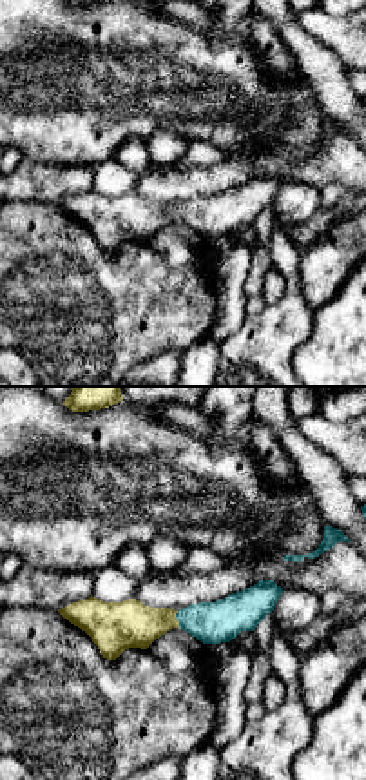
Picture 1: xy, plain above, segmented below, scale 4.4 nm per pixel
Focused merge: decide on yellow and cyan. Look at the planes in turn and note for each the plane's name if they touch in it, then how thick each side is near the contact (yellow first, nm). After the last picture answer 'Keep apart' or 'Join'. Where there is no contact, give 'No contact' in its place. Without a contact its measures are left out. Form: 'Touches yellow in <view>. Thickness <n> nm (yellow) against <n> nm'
Touches yellow in xy. Thickness 220 nm (yellow) against 190 nm

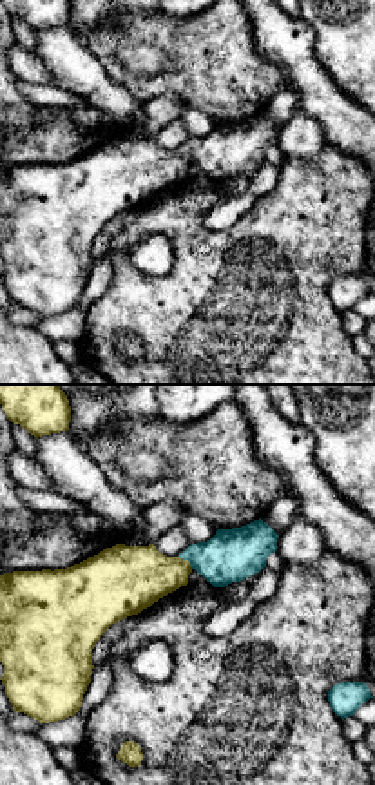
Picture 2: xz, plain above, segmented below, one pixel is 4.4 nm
Touches yellow in xz. Thickness 280 nm (yellow) against 240 nm

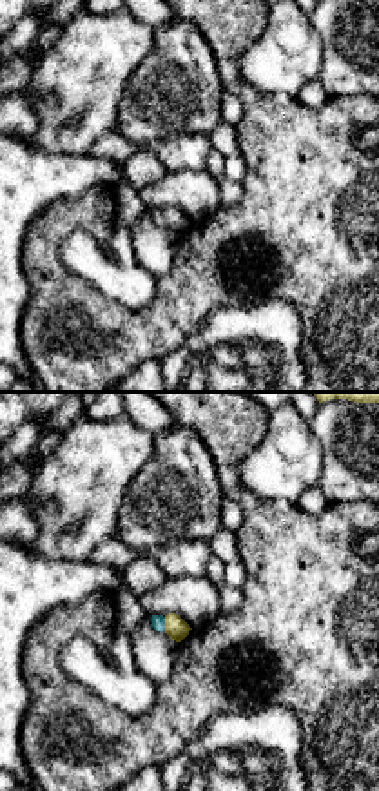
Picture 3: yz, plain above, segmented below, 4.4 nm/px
Touches yellow in yz. Thickness 100 nm (yellow) against 60 nm

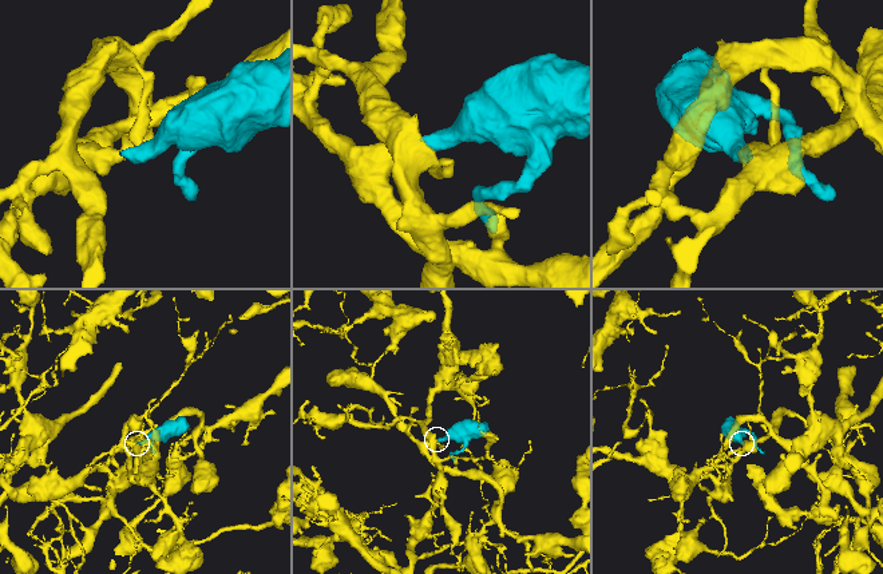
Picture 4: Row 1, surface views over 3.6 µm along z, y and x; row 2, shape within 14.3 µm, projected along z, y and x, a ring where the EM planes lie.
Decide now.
Join

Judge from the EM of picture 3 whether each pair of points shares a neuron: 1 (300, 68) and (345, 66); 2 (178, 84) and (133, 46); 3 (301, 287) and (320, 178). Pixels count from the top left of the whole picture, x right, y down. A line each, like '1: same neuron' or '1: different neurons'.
1: different neurons
2: different neurons
3: same neuron

